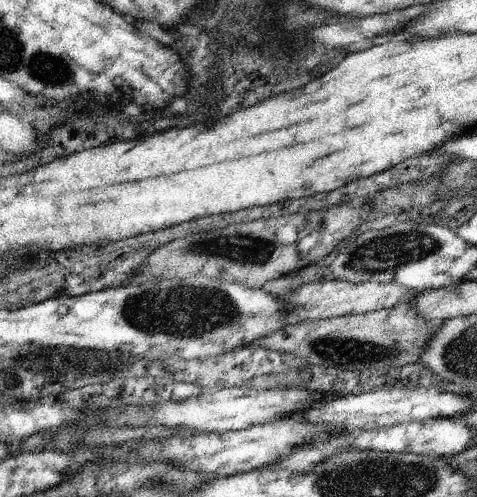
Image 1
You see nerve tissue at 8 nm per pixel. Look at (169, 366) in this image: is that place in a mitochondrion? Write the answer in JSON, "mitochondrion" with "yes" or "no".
{"mitochondrion":"no"}

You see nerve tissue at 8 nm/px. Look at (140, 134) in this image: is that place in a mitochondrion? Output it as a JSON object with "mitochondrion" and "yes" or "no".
{"mitochondrion":"no"}

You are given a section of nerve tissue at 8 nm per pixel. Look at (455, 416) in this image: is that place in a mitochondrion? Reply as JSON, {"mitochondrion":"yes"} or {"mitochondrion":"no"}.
{"mitochondrion":"no"}

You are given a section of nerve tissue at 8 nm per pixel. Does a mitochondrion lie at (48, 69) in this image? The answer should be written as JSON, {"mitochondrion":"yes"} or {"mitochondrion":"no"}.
{"mitochondrion":"yes"}

